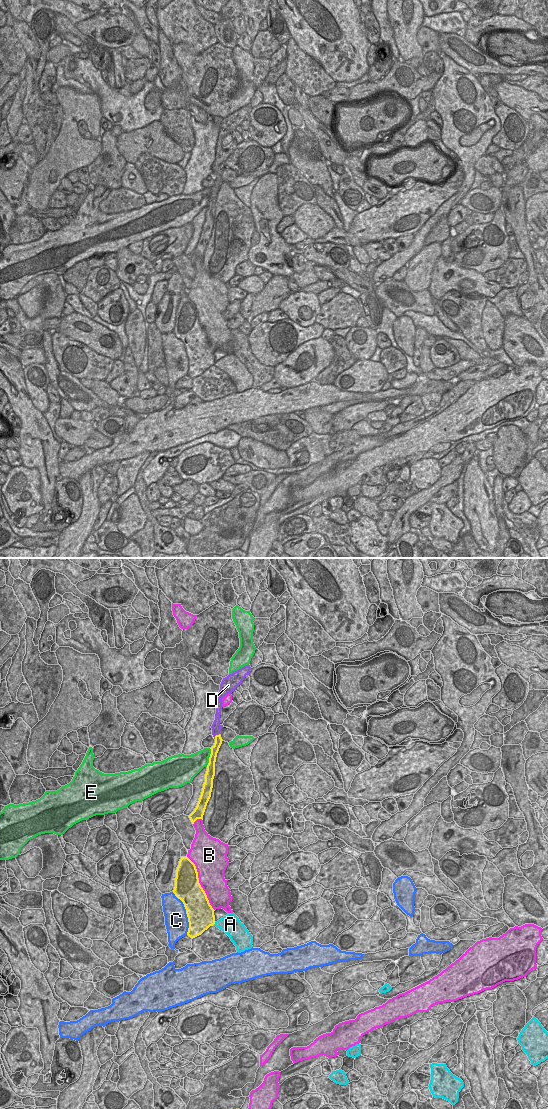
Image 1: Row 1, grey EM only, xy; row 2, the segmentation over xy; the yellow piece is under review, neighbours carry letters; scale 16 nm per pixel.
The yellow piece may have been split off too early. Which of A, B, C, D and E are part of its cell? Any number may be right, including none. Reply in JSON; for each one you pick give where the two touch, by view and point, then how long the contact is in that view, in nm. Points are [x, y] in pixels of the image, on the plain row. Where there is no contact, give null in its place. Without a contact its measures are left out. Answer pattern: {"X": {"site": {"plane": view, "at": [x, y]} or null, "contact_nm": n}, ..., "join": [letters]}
{"D": {"site": {"plane": "xy", "at": [216, 175]}, "contact_nm": 130}, "join": ["D"]}

